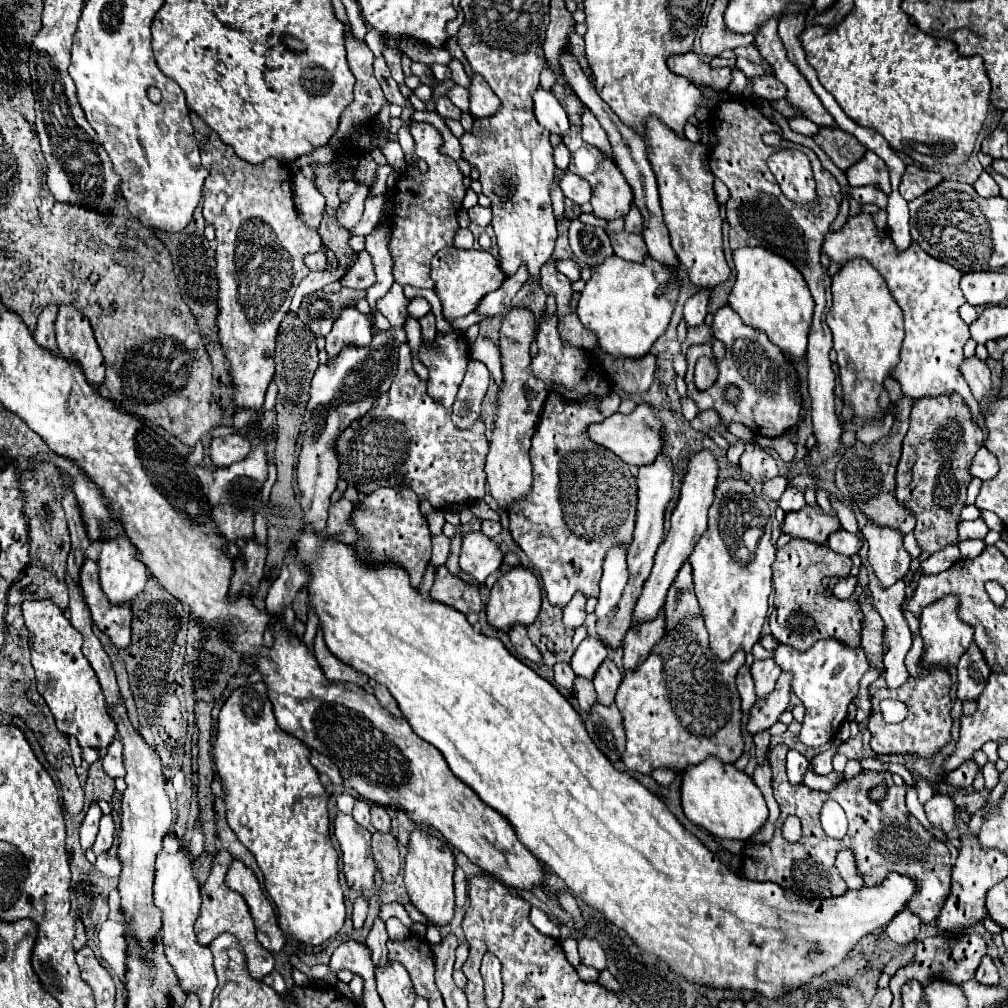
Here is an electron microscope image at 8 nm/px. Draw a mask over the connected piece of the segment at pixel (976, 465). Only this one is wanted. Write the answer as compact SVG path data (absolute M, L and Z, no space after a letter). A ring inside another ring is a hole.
M982 447L974 455L974 461L970 465L970 477L978 477L980 481L988 481L988 479L996 477L996 473L998 473L996 457L986 447Z

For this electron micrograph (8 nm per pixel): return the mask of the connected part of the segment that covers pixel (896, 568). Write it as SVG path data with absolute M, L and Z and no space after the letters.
M868 521L862 529L864 539L868 541L868 563L884 587L894 585L902 579L912 563L910 553L902 545L902 531L892 527L880 527Z

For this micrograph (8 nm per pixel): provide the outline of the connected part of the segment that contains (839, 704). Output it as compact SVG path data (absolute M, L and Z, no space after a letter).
M824 639L824 641L816 641L808 651L800 653L788 645L778 645L776 649L776 655L774 655L774 661L780 665L782 671L790 671L794 675L792 679L792 693L796 697L800 697L800 701L804 703L806 707L806 717L804 717L804 723L802 723L802 731L798 735L798 739L808 745L808 747L822 747L826 745L828 741L834 739L832 733L838 733L844 717L846 717L846 711L848 711L848 705L850 701L856 697L858 693L858 681L862 679L862 675L868 671L868 659L864 655L864 649L862 647L848 647L840 641L834 641L834 639Z

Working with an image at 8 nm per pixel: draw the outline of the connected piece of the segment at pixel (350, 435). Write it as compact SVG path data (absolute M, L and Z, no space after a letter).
M404 343L398 353L398 373L390 391L380 395L368 415L348 427L336 441L340 477L362 493L406 481L418 499L428 499L434 509L482 499L488 453L484 423L474 423L470 429L458 429L450 419L452 409L434 401L426 393L426 383L412 371L410 347Z

